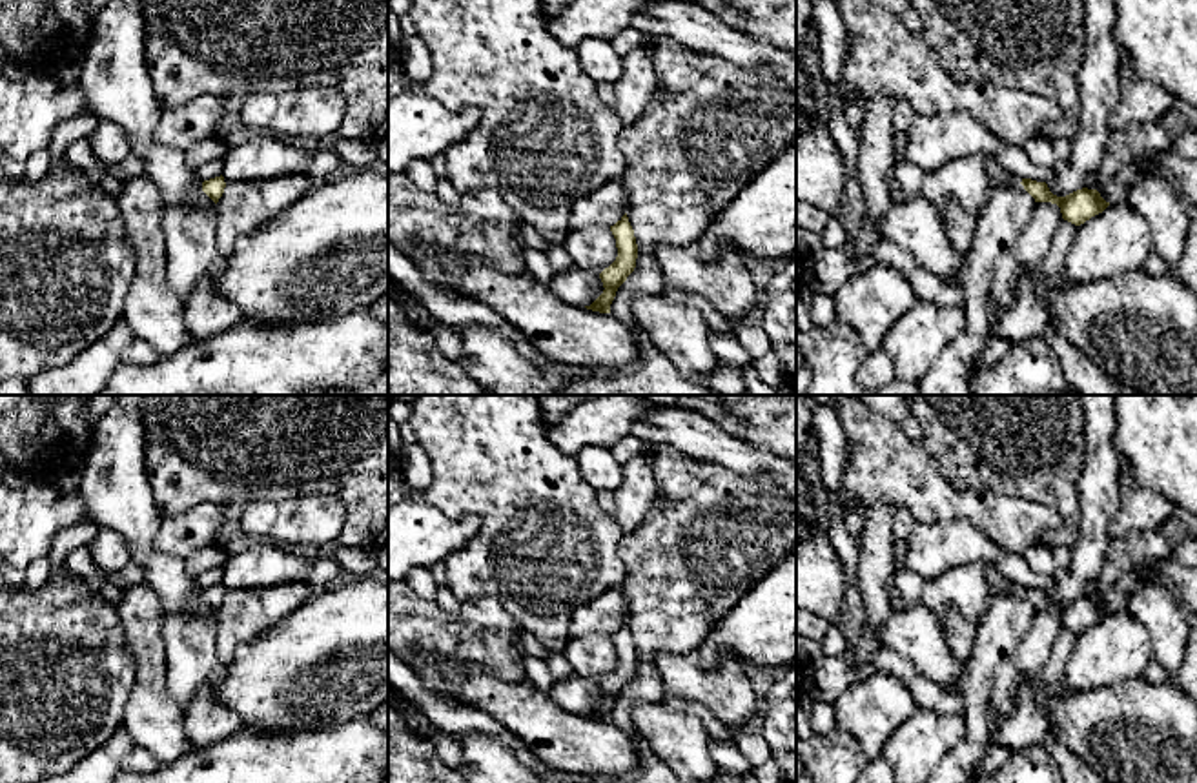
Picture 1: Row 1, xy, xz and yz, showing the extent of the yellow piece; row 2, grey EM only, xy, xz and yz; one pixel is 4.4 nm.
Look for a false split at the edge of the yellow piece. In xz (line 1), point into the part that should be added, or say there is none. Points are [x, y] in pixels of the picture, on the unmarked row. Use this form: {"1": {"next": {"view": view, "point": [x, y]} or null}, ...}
{"1": {"next": null}}

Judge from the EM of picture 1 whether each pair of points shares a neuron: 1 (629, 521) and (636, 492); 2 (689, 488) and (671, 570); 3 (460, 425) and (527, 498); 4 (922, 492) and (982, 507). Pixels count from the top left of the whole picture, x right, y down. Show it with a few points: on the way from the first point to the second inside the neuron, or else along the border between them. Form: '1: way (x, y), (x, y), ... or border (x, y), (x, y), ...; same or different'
1: way (631, 514), (634, 499); same
2: way (689, 508), (689, 525), (678, 536), (675, 550); same
3: way (478, 443), (514, 479); same
4: way (937, 499), (968, 505); same

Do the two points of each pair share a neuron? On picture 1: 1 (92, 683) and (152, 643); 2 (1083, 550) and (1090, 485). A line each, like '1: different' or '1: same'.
1: different
2: same

